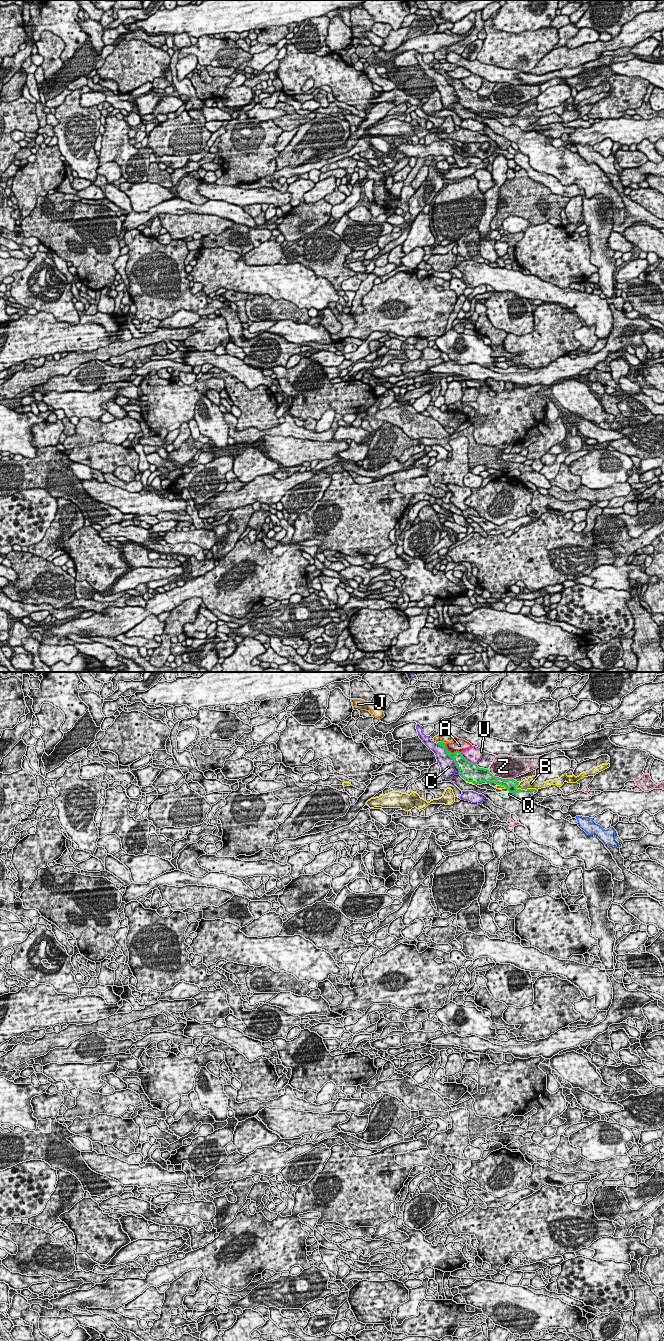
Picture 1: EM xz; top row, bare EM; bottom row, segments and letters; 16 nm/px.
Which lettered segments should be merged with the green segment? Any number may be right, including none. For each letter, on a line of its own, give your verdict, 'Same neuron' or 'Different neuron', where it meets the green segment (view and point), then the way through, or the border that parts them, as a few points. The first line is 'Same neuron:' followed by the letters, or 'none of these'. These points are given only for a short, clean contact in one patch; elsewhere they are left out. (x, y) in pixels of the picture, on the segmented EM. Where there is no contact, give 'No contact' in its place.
Same neuron: Q
A: Different neuron. Touches green at xz (450, 752)
B: Different neuron. Touches green at xz (524, 790)
C: Different neuron. Touches green at xz (451, 757)
J: Different neuron. Touches green at xz (442, 742)
Q: Same neuron. Touches green at xz (511, 792). Path across: xz (510, 784), (511, 792), (510, 794)
U: Different neuron. Touches green at xz (467, 760)
Z: Different neuron. Touches green at xz (501, 778)

